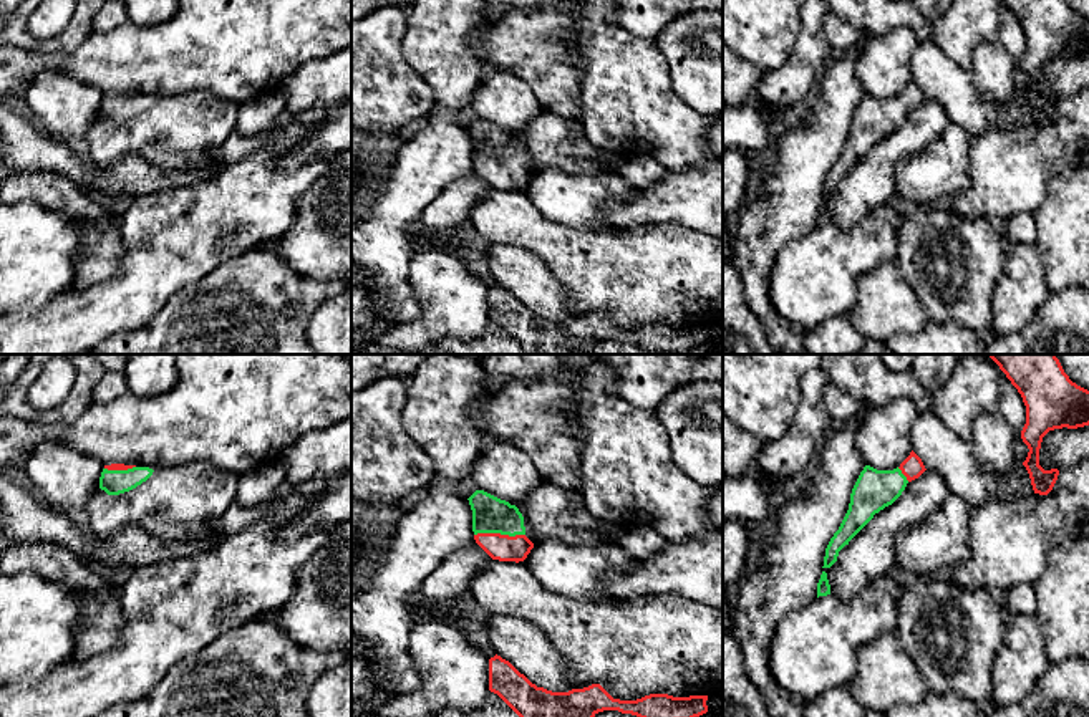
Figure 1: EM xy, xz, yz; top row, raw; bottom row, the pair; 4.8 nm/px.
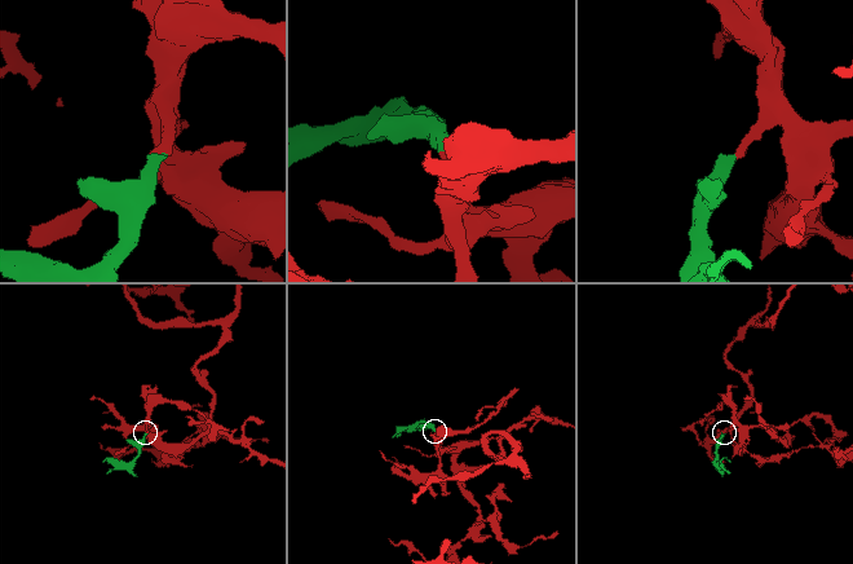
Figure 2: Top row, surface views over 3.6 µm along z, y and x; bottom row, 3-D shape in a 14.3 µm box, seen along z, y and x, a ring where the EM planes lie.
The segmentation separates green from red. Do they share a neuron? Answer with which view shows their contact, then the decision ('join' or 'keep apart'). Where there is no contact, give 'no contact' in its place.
meets green in xz; join

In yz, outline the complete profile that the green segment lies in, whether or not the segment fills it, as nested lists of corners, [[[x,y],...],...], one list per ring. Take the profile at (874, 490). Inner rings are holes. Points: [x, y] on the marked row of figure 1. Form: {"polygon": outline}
{"polygon": [[[913,450],[893,470],[877,470],[865,465],[852,488],[849,510],[825,548],[822,568],[830,568],[837,561],[839,551],[874,515],[892,505],[907,484],[918,479],[925,470],[922,459]]]}

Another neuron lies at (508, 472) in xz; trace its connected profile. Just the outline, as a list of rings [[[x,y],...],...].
[[[497,440],[486,444],[471,477],[479,490],[515,507],[542,480],[532,459],[522,449]]]

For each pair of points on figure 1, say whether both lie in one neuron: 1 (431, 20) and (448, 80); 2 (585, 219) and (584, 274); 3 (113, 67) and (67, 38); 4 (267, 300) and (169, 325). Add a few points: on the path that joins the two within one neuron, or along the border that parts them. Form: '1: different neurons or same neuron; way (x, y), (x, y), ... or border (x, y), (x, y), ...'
1: same neuron; way (436, 35), (436, 48), (448, 65)
2: different neurons; border (547, 219), (569, 227), (592, 230), (625, 229)
3: different neurons; border (93, 32), (73, 52), (42, 52)
4: same neuron; way (242, 325), (194, 325)

